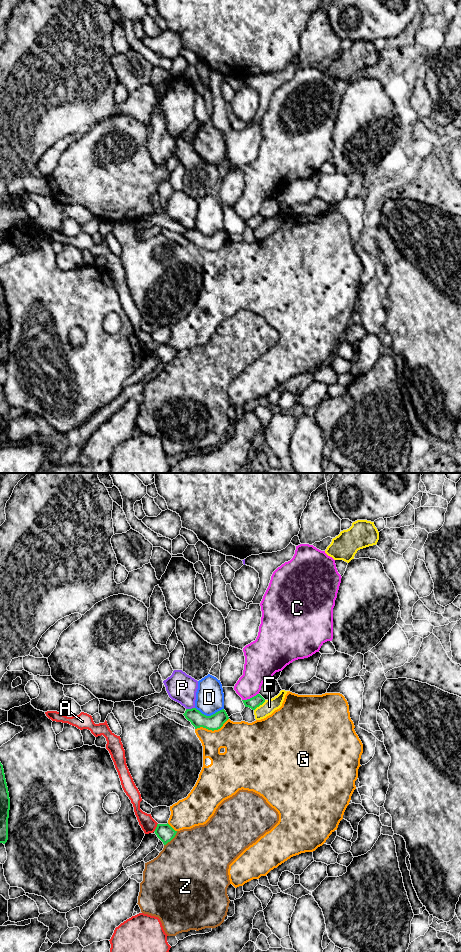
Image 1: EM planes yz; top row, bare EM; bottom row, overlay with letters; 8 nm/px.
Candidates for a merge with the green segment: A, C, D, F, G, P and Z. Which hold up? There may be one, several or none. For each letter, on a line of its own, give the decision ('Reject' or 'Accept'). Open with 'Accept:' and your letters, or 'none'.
Accept: none
A: Reject
C: Reject
D: Reject
F: Reject
G: Reject
P: Reject
Z: Reject

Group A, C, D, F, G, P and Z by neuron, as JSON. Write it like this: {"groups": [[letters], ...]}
{"groups": [["A"], ["C"], ["D"], ["F"], ["G"], ["P"], ["Z"]]}

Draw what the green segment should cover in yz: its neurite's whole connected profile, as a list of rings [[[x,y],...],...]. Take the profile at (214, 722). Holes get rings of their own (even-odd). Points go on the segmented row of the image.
[[[192,708],[186,709],[183,715],[188,721],[191,722],[195,729],[203,727],[212,731],[220,729],[223,724],[229,719],[224,709],[216,712],[211,716],[206,716],[196,708]]]

